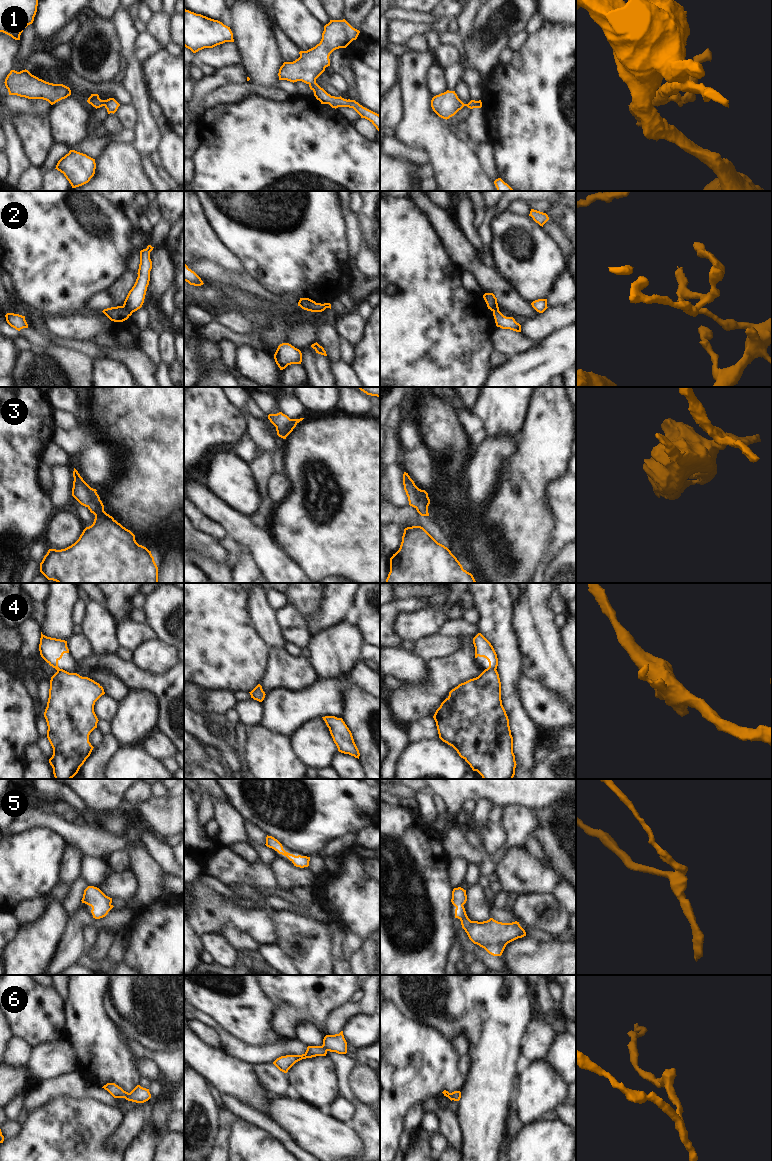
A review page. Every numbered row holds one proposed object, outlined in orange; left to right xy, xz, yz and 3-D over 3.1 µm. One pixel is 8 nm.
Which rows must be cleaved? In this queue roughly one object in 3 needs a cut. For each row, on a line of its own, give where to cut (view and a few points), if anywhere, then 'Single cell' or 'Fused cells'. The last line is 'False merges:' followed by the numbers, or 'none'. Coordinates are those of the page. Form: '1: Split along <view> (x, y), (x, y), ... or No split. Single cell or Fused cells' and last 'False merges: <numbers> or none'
1: No split. Single cell
2: Split along xy (123, 305), (131, 313). Fused cells
3: No split. Single cell
4: Split along yz (495, 668), (484, 670). Fused cells
5: No split. Single cell
6: No split. Single cell
False merges: 2, 4

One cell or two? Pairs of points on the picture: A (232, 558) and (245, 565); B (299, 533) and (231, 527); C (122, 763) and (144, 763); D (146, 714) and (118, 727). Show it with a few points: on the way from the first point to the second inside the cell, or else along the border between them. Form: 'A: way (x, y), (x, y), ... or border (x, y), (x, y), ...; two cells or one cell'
A: border (242, 549), (238, 561), (233, 566); two cells
B: border (267, 529), (281, 549); two cells
C: way (127, 763), (139, 763); one cell
D: way (139, 716), (128, 727), (125, 727); one cell

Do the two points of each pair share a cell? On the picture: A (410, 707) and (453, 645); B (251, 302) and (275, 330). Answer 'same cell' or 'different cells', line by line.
A: different cells
B: same cell

